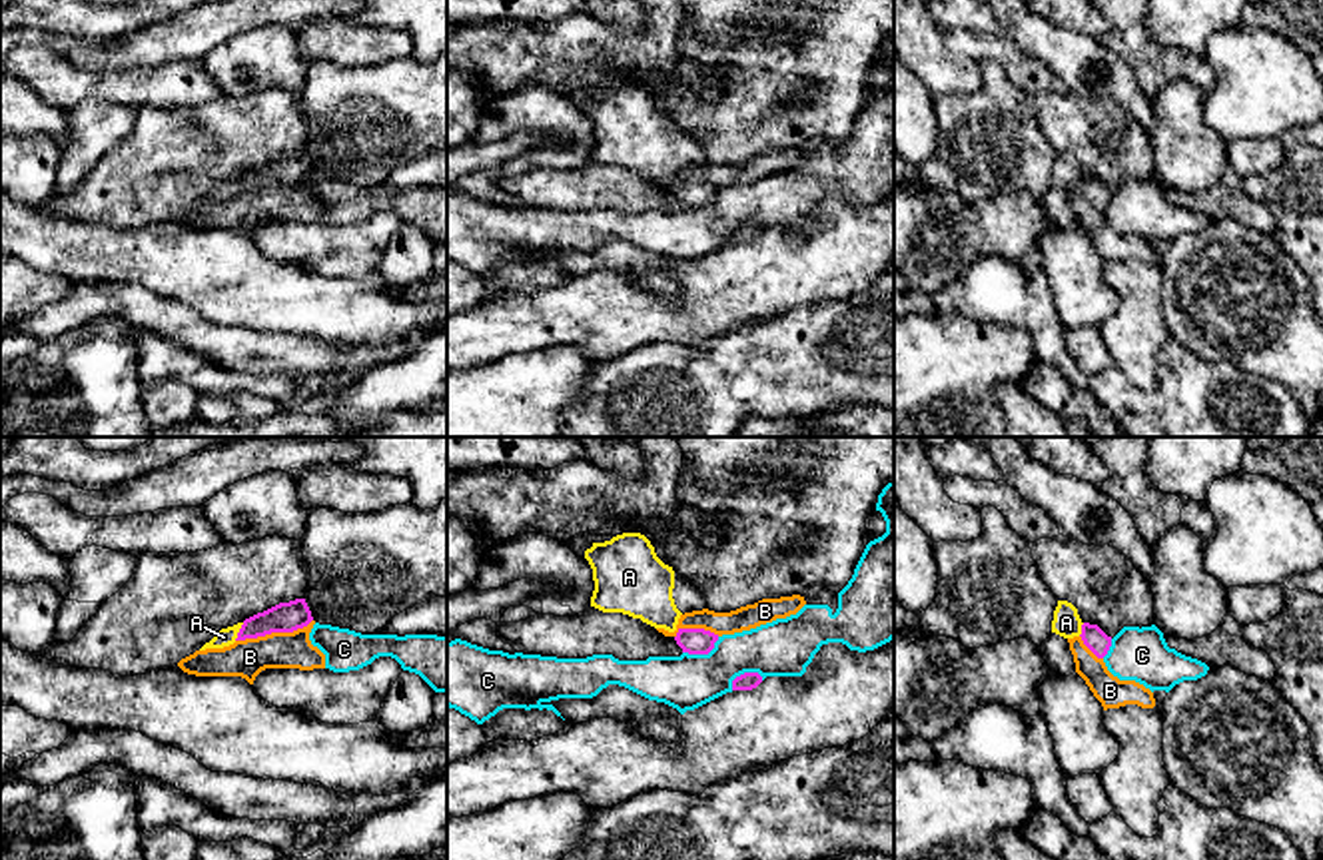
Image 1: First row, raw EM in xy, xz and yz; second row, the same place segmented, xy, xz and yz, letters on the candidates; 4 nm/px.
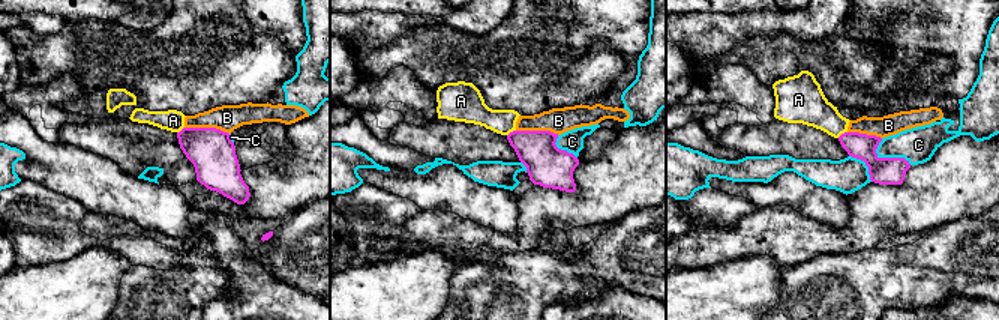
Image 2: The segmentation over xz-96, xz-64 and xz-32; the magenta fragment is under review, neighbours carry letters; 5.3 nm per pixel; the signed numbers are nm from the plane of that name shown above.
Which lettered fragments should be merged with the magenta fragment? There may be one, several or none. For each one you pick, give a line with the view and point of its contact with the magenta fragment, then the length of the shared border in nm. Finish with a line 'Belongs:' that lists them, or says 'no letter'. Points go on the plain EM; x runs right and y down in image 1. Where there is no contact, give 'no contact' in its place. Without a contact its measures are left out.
A: meets magenta in xy at (240, 184); contact 80 nm long
Belongs: A

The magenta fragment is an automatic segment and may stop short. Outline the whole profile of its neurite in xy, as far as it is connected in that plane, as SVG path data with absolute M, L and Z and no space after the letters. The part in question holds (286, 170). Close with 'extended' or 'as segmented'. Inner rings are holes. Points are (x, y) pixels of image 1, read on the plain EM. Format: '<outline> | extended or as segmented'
M305 152L279 156L263 166L245 172L243 176L218 184L214 192L200 204L223 202L233 198L235 194L257 192L271 186L293 186L307 180L311 174L313 170Z | extended

